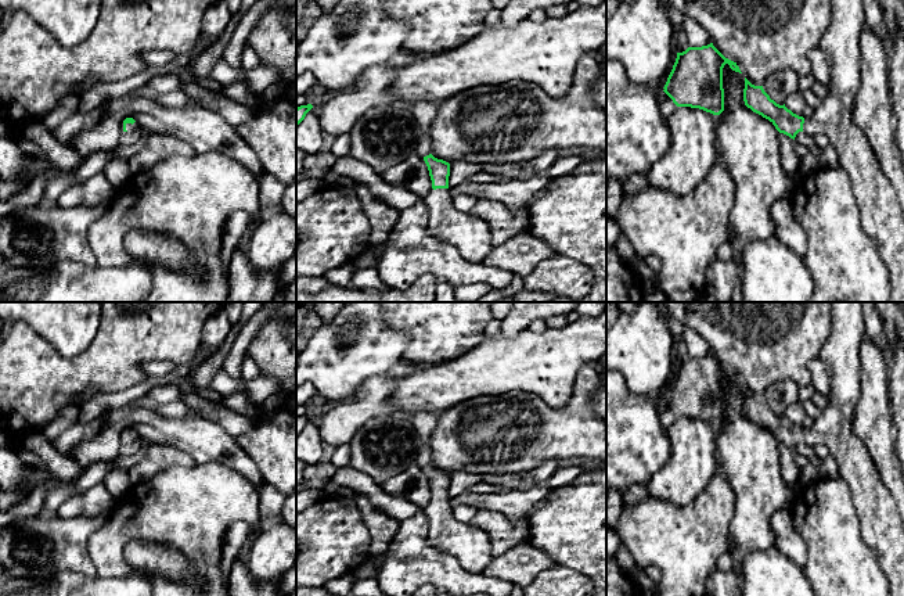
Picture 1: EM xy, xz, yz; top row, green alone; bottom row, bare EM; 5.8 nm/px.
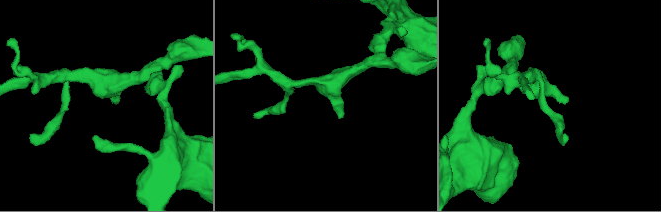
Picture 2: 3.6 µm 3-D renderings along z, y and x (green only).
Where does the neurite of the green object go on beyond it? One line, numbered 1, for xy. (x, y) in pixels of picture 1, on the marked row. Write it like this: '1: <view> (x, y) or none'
1: xy (129, 126)

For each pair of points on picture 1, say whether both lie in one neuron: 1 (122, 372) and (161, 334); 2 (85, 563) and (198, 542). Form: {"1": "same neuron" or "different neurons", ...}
{"1": "same neuron", "2": "different neurons"}

